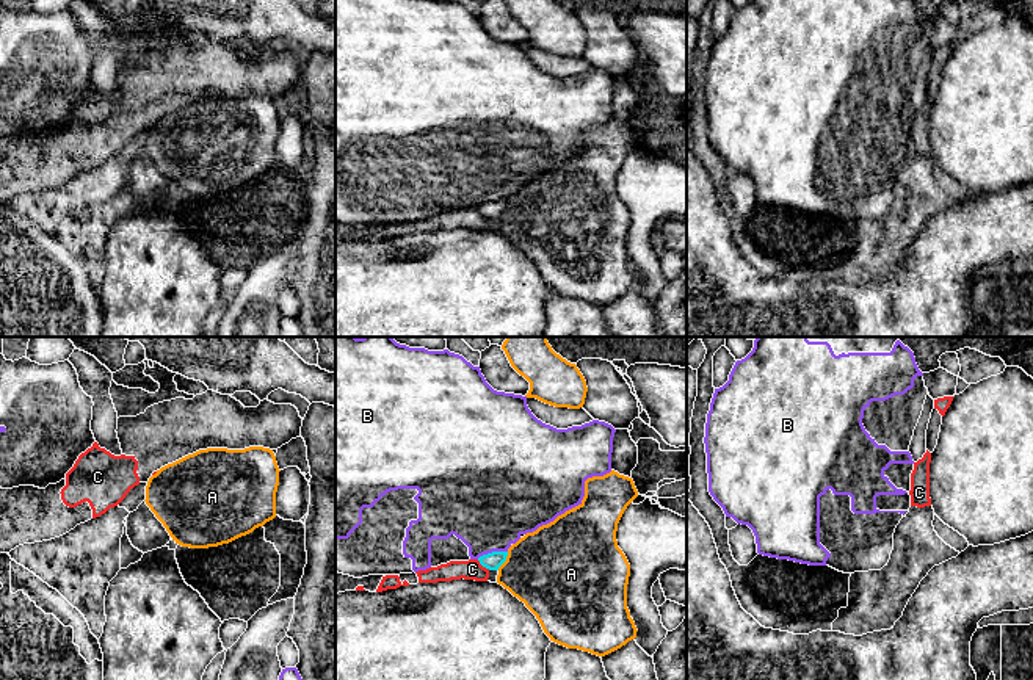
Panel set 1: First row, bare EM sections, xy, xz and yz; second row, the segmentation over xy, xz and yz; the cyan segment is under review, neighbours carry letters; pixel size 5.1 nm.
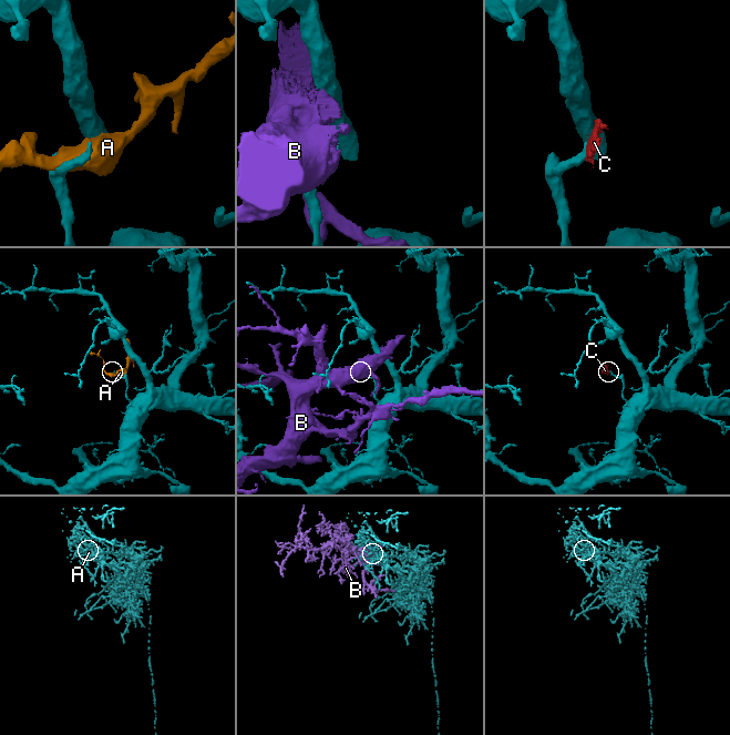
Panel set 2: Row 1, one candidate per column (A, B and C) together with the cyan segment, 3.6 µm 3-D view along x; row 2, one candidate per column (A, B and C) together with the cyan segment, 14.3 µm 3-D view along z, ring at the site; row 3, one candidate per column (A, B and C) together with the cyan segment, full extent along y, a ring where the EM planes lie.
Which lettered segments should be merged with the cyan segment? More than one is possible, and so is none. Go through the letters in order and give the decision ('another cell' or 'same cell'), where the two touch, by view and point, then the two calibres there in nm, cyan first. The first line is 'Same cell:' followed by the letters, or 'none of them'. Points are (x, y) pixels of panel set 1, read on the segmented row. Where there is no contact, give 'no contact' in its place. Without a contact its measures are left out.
Same cell: none of them
A: another cell; contact xz (503, 561); calibres 90 and 440 nm
B: another cell; contact xz (492, 552); calibres 90 and 460 nm
C: another cell; contact xz (483, 566); calibres 90 and 100 nm

